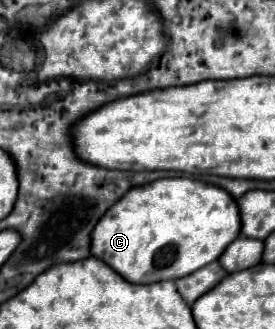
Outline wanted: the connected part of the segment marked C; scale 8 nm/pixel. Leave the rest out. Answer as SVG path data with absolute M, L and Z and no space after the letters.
M166 177L134 187L128 191L128 195L124 195L124 199L116 201L116 207L108 209L108 215L104 215L104 219L100 219L96 225L96 231L92 231L92 257L108 263L130 283L156 283L164 279L180 279L216 261L238 235L240 215L232 195L204 181L194 181L188 177Z

